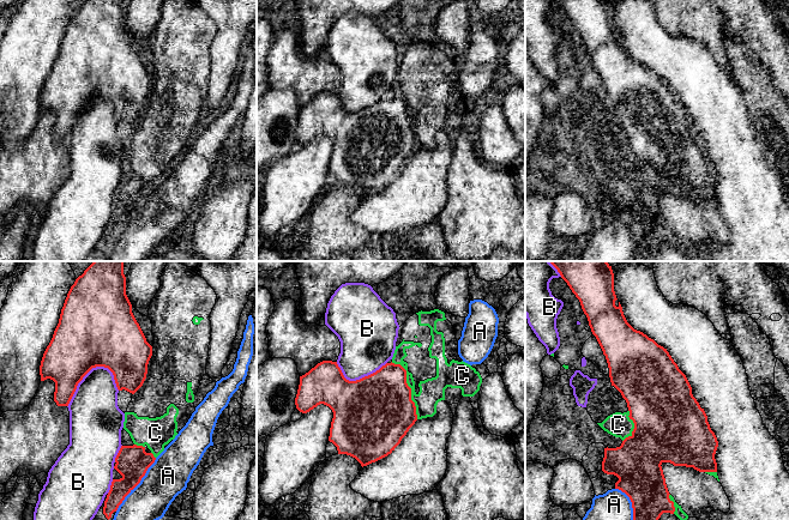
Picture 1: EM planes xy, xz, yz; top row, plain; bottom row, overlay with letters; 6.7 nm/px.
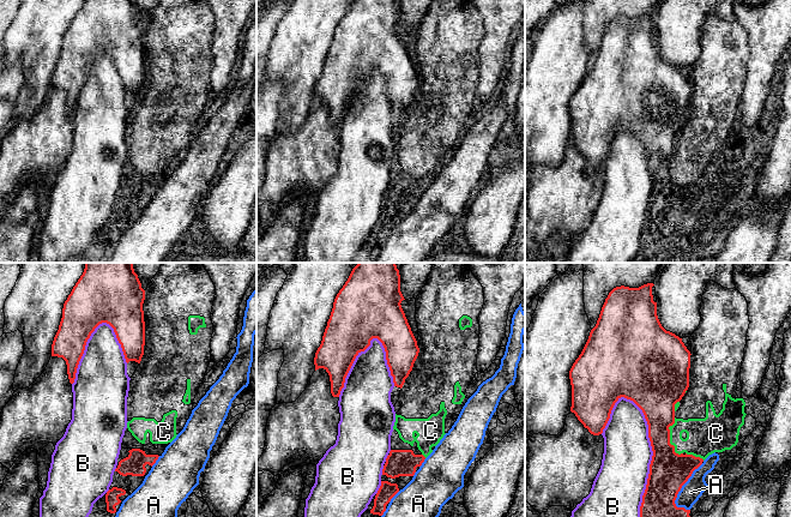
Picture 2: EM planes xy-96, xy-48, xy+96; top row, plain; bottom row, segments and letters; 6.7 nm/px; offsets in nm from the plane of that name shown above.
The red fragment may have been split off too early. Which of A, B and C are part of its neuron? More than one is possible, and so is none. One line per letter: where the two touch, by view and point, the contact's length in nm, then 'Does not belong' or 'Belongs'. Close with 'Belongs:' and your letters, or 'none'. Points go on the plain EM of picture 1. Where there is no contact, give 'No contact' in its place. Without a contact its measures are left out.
A: Touches red at xy (138, 215). Shared border 460 nm. Does not belong
B: Touches red at xy (83, 108). Shared border 380 nm. Does not belong
C: Touches red at xz (409, 119). Shared border 420 nm. Does not belong
Belongs: none

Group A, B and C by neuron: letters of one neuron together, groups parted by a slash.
A / B / C

